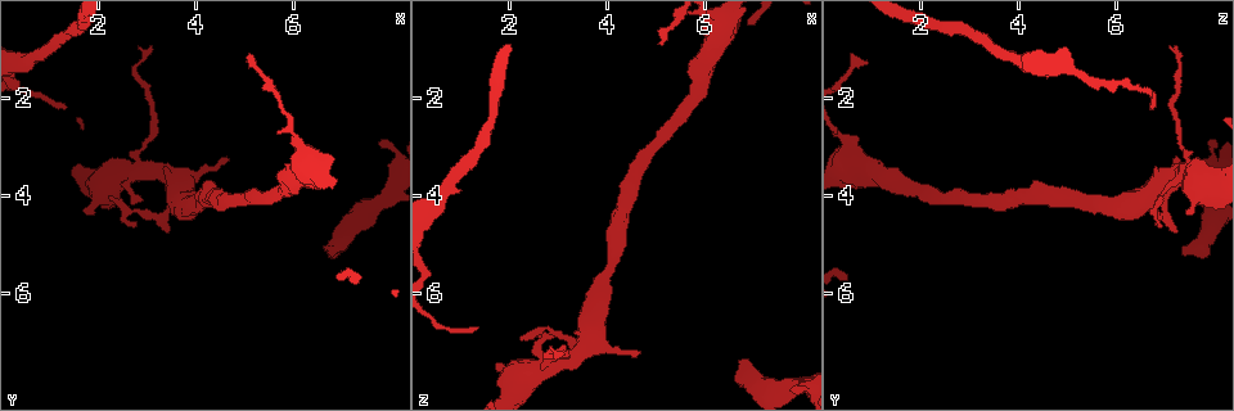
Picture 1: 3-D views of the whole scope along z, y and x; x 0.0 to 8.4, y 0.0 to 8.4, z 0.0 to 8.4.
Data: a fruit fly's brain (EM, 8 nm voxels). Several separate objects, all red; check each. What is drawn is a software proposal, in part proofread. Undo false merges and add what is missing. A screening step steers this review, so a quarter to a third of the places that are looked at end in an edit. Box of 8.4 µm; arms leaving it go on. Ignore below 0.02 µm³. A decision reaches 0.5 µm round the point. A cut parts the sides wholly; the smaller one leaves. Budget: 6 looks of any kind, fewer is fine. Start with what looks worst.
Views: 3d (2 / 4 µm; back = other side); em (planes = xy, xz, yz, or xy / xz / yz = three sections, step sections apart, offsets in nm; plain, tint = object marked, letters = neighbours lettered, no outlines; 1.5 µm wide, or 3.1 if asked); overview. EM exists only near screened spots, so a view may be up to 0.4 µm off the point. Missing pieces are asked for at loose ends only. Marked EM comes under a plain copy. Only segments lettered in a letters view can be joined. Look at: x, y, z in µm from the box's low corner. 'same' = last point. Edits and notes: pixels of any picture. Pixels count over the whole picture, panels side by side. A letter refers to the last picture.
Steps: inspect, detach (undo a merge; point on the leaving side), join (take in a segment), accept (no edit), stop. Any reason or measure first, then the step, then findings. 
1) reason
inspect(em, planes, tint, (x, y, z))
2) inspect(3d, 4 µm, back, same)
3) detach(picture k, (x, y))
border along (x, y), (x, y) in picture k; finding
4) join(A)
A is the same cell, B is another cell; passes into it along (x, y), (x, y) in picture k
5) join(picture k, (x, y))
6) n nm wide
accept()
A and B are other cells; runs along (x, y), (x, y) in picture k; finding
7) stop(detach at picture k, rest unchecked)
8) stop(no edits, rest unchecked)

stops while still wide
inspect(em, planes, letters, (6.75, 5.15, 7.40))

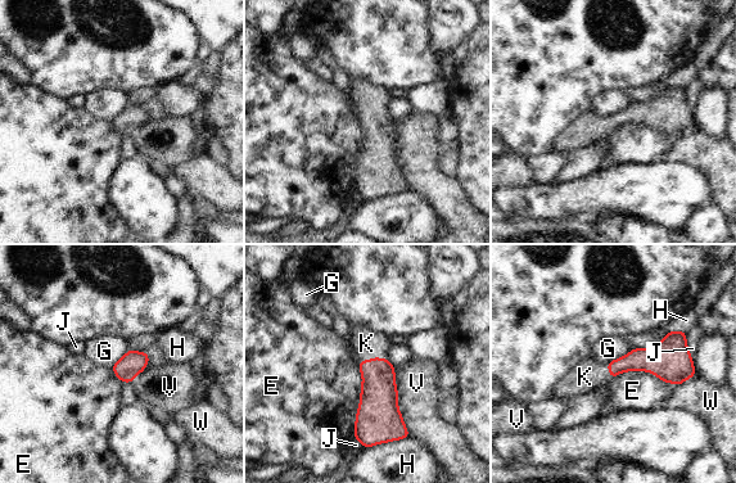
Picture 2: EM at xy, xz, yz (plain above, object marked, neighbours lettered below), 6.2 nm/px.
join(K)
K is the same cell, E, G, H, J, V and W are other cells; the cell continues

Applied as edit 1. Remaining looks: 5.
see it whole again
inspect(overview)

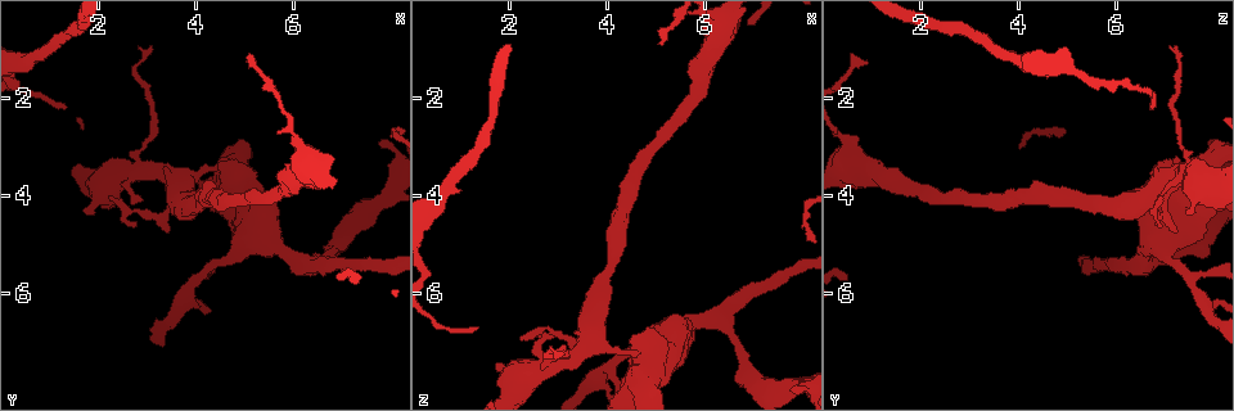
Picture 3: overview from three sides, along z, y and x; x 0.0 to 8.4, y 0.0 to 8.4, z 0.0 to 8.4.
free end
inspect(em, xy, step 4, tint, (1.40, 2.15, 6.70))

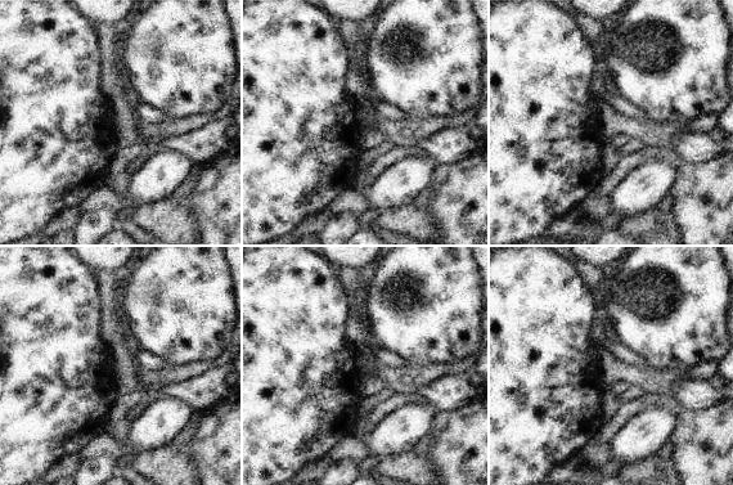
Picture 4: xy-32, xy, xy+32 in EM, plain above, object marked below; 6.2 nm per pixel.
inspect(em, xz, step 8, letters, same)

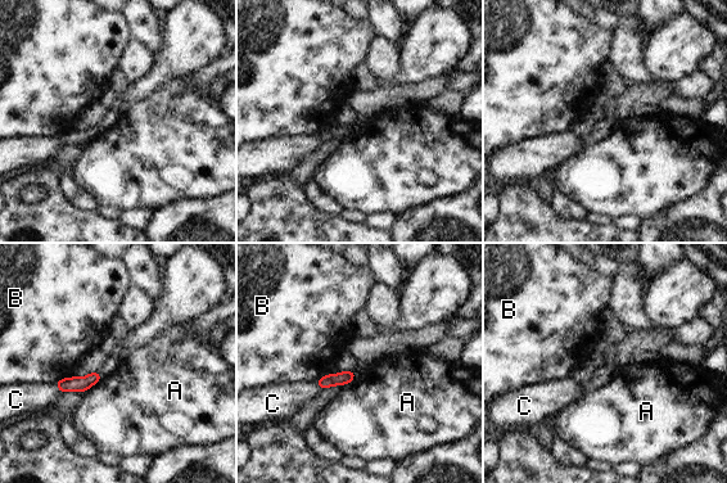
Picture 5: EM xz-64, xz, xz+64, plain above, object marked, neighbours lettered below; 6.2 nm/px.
accept()
A, B and C are other cells; border along (103, 377), (85, 392) in picture 5; no lettered segment goes on from it

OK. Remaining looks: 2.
free end
inspect(em, yz, step 8, tint, (1.75, 4.25, 7.40))

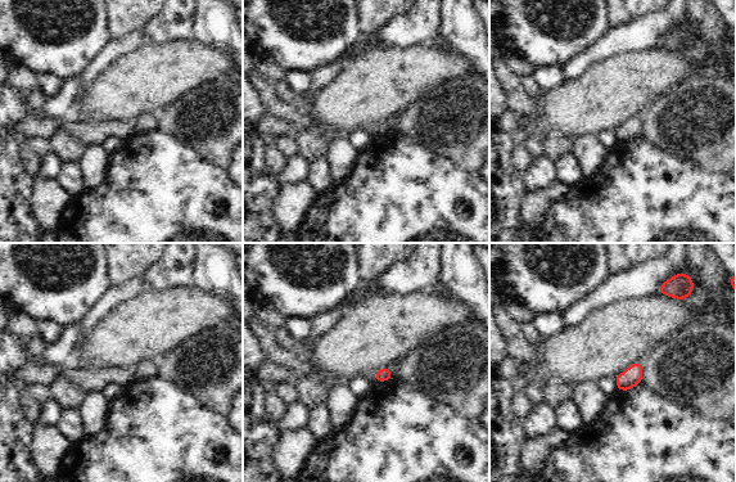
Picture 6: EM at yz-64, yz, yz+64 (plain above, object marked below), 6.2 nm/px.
inspect(em, planes, letters, same)

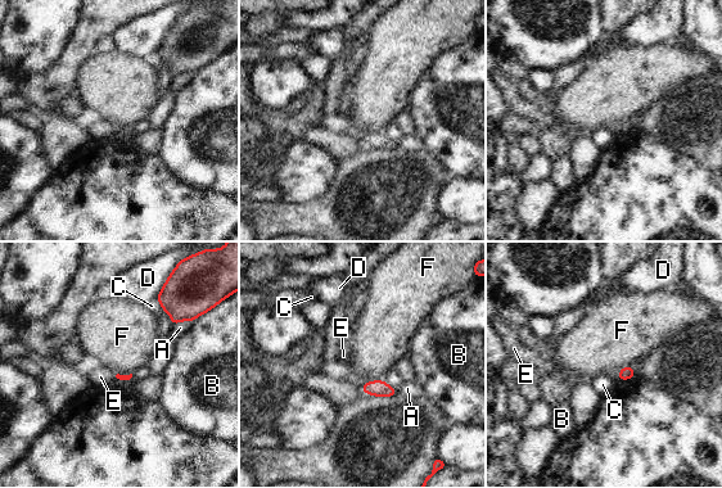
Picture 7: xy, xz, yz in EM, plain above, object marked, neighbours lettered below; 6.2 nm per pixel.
accept()
A, B, C, D, E and F are other cells; no lettered segment goes on from it

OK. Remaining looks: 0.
stop(join at picture 2, rest unchecked)

